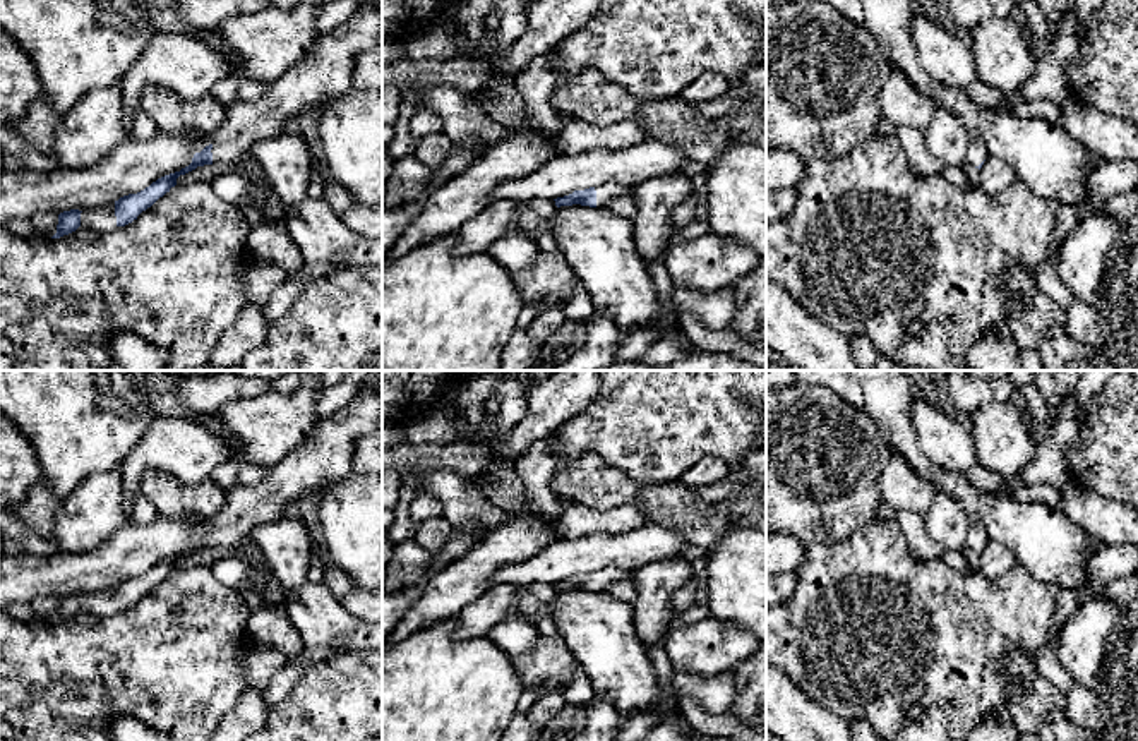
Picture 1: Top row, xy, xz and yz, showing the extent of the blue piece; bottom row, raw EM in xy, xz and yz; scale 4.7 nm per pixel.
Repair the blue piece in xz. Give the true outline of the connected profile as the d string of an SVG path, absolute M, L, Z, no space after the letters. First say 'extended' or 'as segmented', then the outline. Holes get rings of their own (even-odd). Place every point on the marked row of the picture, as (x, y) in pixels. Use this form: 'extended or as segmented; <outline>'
extended; M603 184L600 187L590 187L584 190L574 190L569 196L557 197L555 206L572 206L572 204L581 204L581 206L590 206L590 208L605 208L605 204L619 196L629 196L632 194L634 189L624 187L619 184Z

